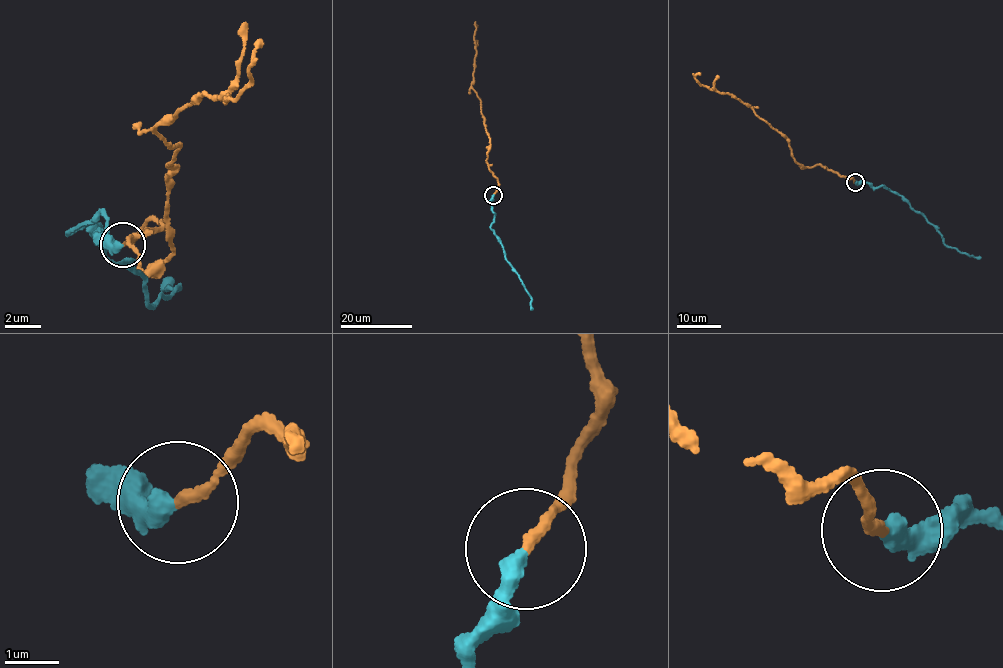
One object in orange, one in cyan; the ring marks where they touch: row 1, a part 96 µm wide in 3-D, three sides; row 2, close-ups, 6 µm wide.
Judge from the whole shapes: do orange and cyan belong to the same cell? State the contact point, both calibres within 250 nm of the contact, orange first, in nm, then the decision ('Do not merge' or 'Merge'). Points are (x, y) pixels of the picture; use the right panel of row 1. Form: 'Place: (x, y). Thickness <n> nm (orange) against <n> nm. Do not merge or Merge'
Place: (855, 182). Thickness 180 nm (orange) against 360 nm. Merge

